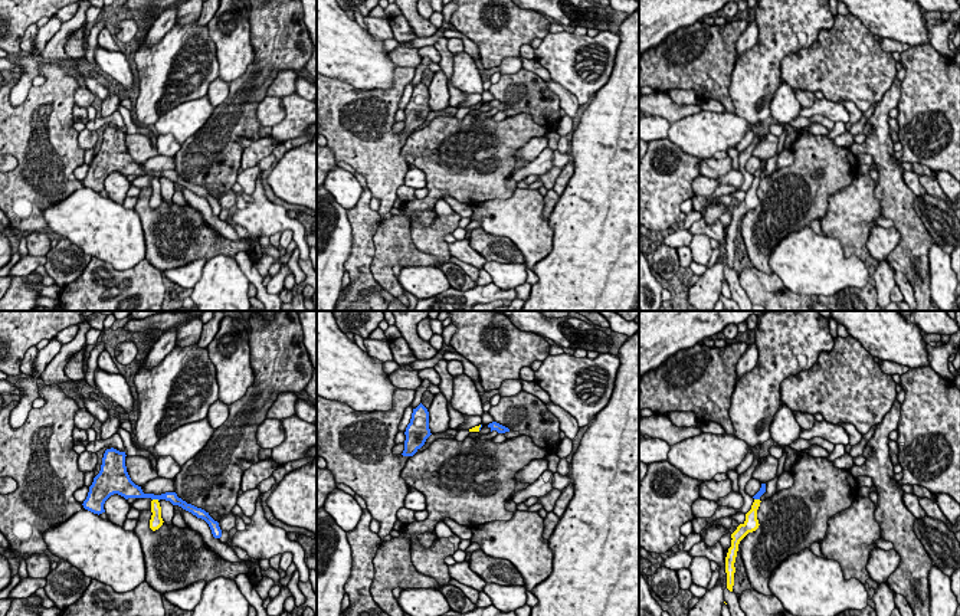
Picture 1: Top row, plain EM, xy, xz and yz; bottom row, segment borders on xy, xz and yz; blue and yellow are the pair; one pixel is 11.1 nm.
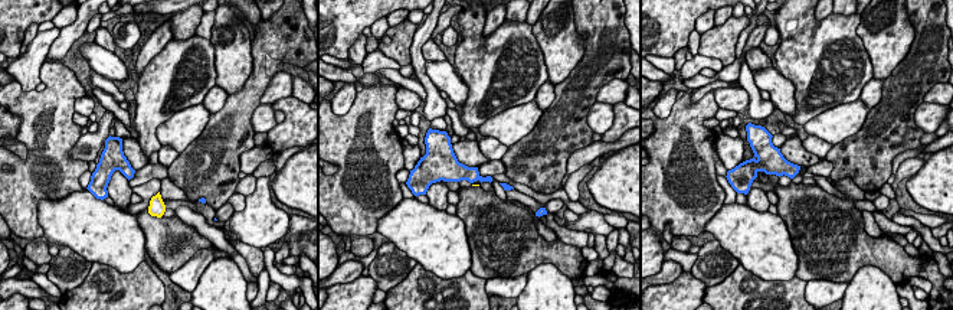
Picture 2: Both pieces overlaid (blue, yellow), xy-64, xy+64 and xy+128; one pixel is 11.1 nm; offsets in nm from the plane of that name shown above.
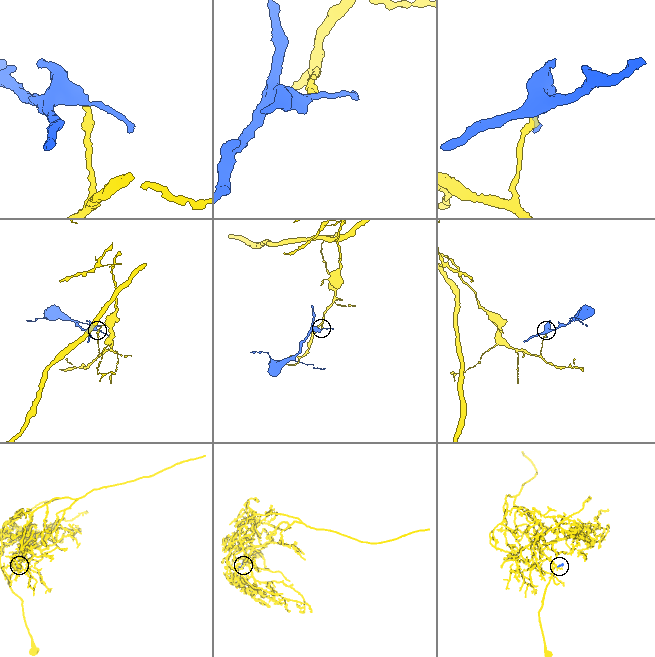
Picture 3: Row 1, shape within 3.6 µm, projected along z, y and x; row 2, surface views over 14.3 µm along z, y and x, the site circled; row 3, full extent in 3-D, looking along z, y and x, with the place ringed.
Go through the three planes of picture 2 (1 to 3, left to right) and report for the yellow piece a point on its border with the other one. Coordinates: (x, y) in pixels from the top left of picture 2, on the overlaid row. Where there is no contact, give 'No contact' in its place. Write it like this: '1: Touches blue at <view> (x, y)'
1: No contact
2: No contact
3: No contact

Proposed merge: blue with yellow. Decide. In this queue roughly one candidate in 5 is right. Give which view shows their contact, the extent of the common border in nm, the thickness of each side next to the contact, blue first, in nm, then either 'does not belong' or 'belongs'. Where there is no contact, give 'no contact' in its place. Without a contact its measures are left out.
contact in xy; length 80 nm; calibres 140 and 130 nm; does not belong

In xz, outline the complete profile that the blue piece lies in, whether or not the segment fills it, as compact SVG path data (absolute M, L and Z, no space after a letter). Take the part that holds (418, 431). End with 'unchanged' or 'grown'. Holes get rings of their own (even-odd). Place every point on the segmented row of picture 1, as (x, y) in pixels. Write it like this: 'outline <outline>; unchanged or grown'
outline M422 403L413 409L412 419L404 435L406 440L404 450L402 453L403 456L413 456L432 435L429 429L429 412Z; unchanged

